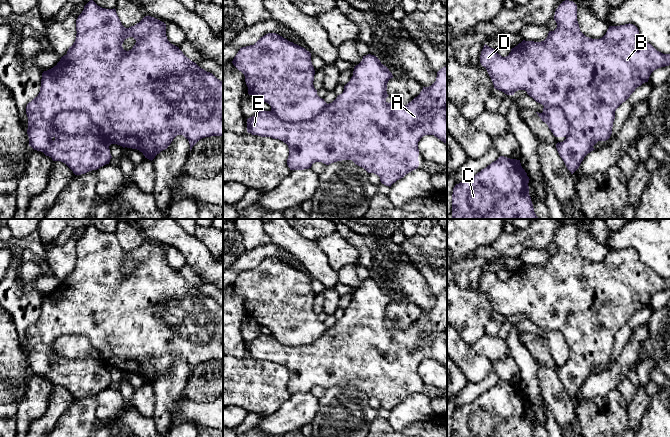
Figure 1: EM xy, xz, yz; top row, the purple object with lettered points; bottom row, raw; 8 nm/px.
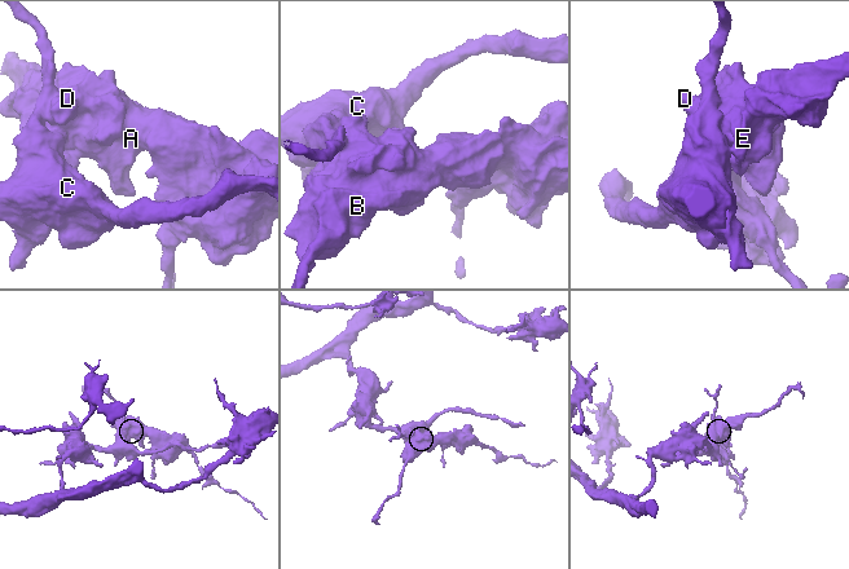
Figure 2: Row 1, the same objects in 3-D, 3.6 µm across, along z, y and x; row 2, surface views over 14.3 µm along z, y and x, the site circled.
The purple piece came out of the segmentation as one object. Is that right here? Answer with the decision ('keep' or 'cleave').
keep

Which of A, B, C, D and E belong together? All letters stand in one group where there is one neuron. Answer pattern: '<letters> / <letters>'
A B C D E

